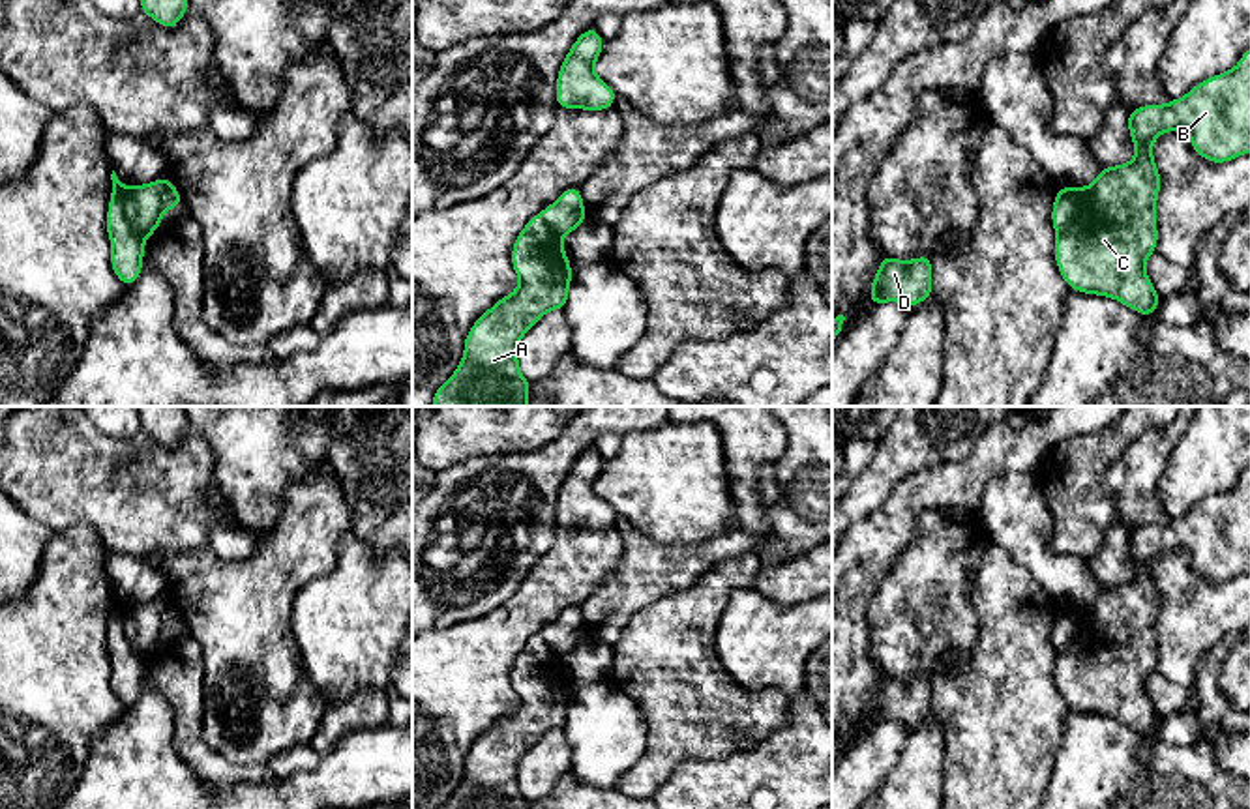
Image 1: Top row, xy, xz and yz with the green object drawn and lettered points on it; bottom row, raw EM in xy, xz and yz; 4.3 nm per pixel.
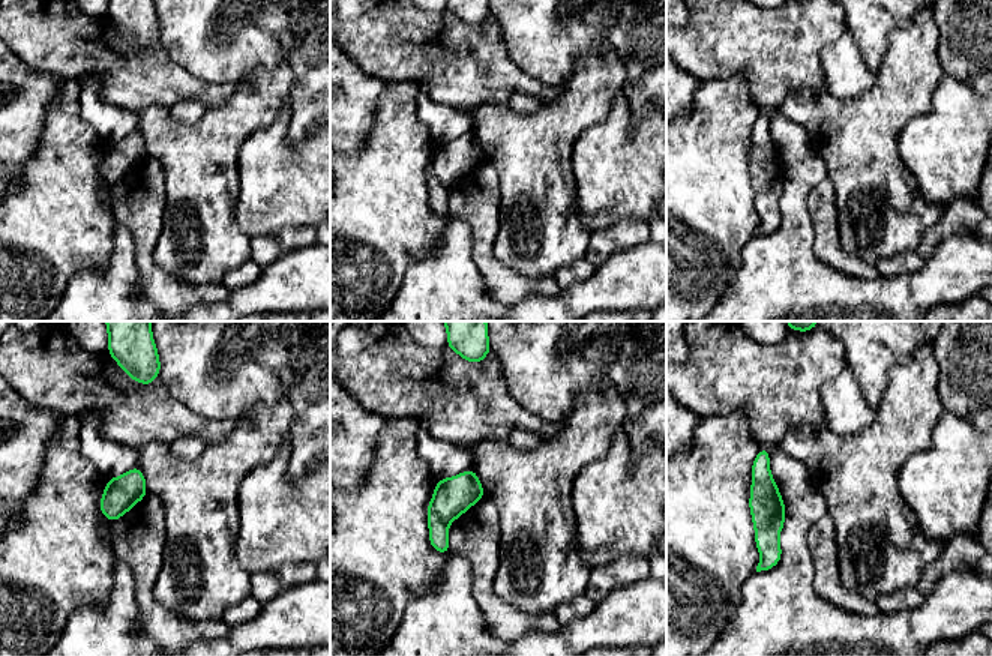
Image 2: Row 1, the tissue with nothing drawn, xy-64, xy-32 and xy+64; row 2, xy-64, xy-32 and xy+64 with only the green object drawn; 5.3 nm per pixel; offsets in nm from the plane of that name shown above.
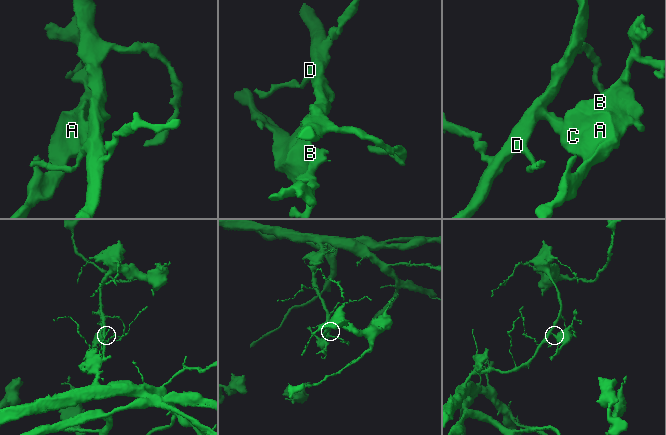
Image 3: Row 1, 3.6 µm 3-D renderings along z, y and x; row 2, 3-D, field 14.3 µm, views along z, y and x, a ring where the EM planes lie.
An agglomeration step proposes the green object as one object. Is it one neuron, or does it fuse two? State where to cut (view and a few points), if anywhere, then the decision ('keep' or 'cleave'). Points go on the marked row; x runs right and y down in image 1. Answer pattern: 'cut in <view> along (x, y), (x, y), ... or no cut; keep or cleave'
cut in xy along (124, 188), (124, 216), (130, 227), (145, 238); cleave

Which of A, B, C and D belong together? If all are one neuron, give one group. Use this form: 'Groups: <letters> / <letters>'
Groups: A B C / D

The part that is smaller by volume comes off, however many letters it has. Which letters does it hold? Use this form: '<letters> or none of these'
A, B, C

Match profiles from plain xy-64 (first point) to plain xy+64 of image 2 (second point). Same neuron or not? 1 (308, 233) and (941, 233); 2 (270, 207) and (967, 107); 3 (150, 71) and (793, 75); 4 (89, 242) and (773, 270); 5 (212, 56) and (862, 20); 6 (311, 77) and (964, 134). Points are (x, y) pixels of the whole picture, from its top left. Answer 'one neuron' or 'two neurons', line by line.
1: one neuron
2: one neuron
3: one neuron
4: two neurons
5: one neuron
6: two neurons

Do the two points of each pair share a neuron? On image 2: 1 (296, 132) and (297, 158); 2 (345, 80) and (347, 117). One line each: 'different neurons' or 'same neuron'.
1: different neurons
2: same neuron

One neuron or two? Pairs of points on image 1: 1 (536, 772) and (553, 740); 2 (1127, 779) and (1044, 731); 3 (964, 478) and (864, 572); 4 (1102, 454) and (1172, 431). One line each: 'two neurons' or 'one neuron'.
1: one neuron
2: two neurons
3: one neuron
4: two neurons

